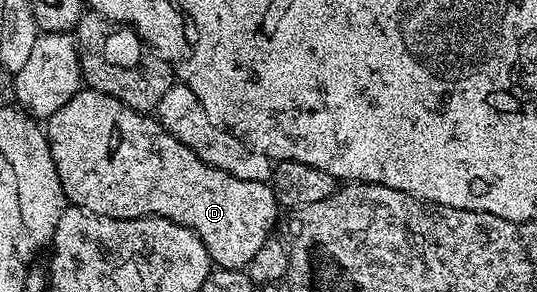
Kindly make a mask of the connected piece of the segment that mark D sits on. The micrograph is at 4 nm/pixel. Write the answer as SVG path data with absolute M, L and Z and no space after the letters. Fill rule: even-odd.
M81 90L77 96L70 98L70 102L66 102L66 106L62 106L62 110L48 117L46 131L54 166L69 205L119 220L161 216L186 226L198 234L216 268L247 269L254 254L258 254L258 250L262 250L264 243L273 235L278 205L271 183L239 180L226 174L226 170L218 170L202 162L194 150L182 146L174 134L167 132L159 120L135 112L118 98Z

